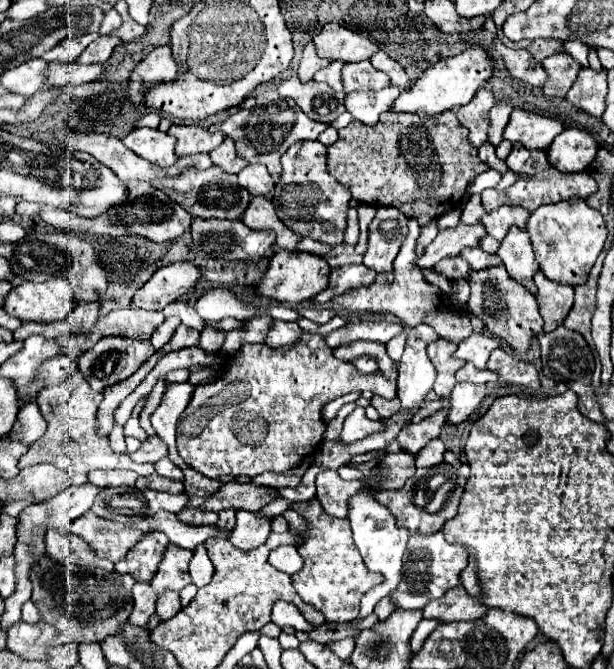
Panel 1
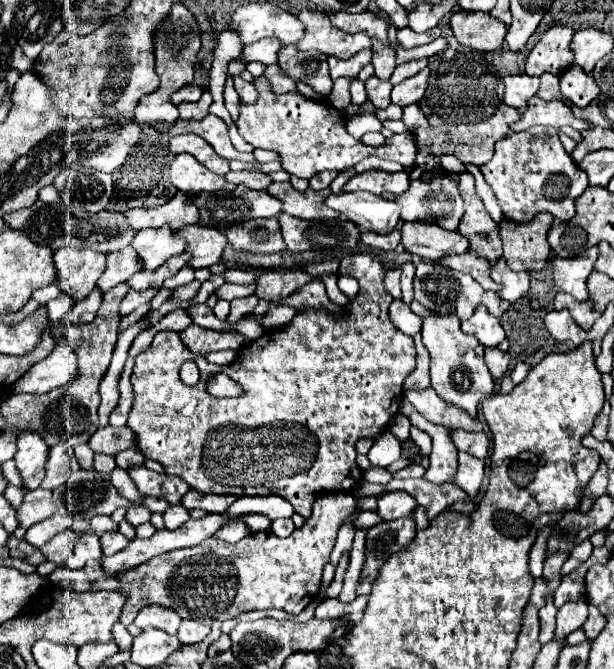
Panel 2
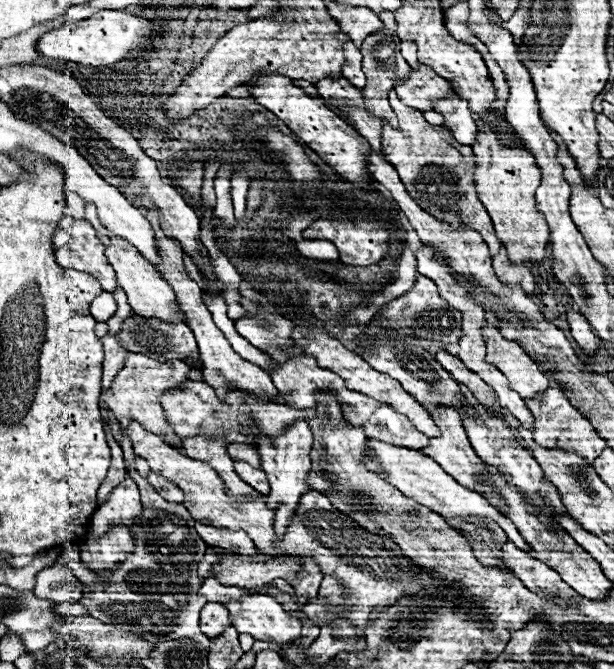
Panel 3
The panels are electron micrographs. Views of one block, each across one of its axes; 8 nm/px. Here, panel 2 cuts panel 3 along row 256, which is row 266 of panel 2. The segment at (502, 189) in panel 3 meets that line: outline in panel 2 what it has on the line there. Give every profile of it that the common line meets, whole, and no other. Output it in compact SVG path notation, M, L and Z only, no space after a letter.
M540 212L530 224L516 224L506 218L498 224L504 242L504 260L512 270L542 270L546 266L550 254L546 234L552 222L554 216L550 212Z

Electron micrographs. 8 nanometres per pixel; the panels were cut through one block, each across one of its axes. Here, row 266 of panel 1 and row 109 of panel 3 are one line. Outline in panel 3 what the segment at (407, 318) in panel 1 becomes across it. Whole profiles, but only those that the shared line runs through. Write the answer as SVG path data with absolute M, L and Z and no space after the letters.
M390 92L390 104L398 114L400 130L390 128L390 124L384 122L382 126L382 154L390 164L396 168L400 174L402 182L408 188L408 194L414 198L416 204L420 204L426 212L432 216L448 222L450 226L472 226L482 234L482 238L490 246L490 254L498 254L500 250L500 240L496 238L492 220L488 212L484 210L482 202L476 196L474 190L474 154L472 148L466 144L458 144L454 140L454 134L450 134L450 128L446 126L430 126L424 118L422 112L416 108L406 106L396 92Z

